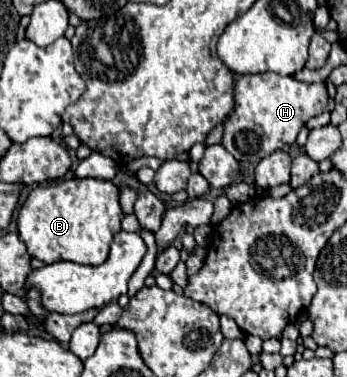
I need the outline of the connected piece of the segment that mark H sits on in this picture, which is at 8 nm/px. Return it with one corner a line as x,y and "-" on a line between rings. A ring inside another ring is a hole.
274,72
240,76
234,90
234,114
224,126
222,146
240,162
260,162
276,150
292,146
306,122
326,110
328,92
326,84
308,84
290,76
278,76

